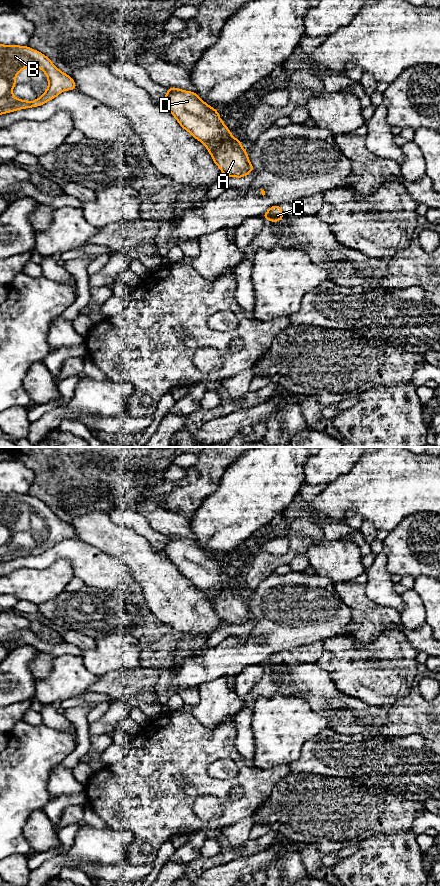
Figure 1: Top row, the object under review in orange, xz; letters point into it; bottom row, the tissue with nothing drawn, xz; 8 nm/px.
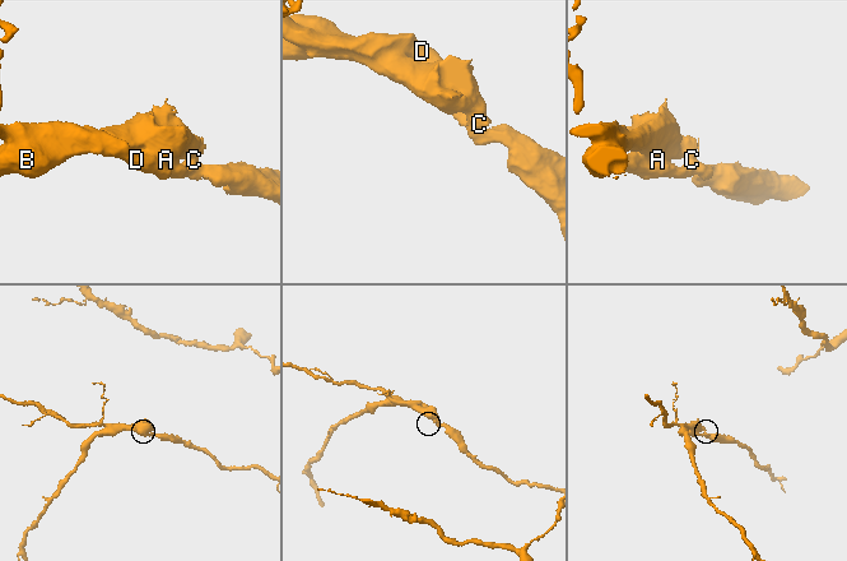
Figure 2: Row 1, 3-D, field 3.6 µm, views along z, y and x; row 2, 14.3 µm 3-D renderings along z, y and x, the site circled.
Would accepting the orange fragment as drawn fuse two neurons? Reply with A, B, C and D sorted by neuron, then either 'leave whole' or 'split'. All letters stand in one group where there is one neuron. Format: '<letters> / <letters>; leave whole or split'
A B / C D; split

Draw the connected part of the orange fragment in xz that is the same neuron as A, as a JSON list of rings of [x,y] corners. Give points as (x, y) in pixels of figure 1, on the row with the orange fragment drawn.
[[[230,131],[228,137],[215,146],[212,143],[204,143],[204,145],[225,176],[242,178],[254,171],[247,156],[248,151],[242,148],[242,142]]]

